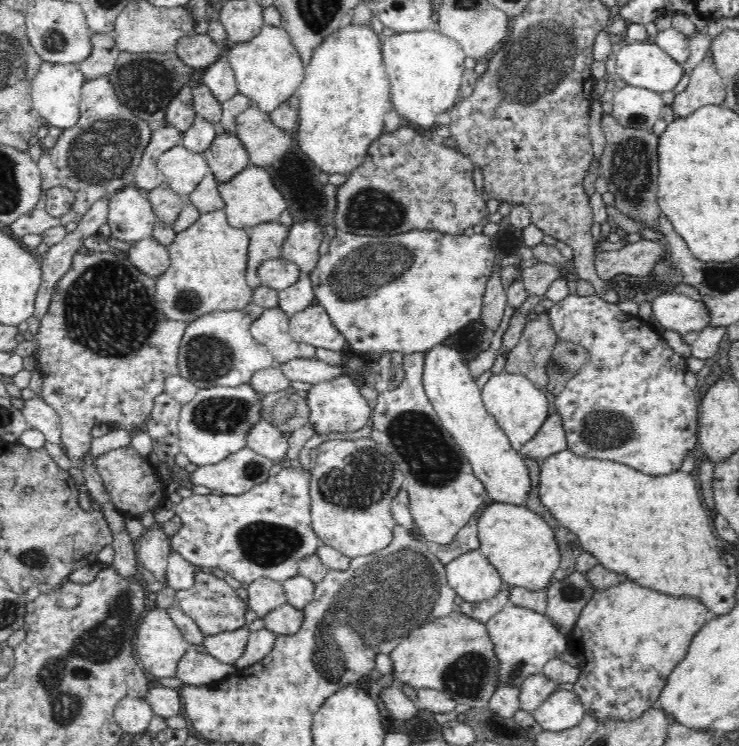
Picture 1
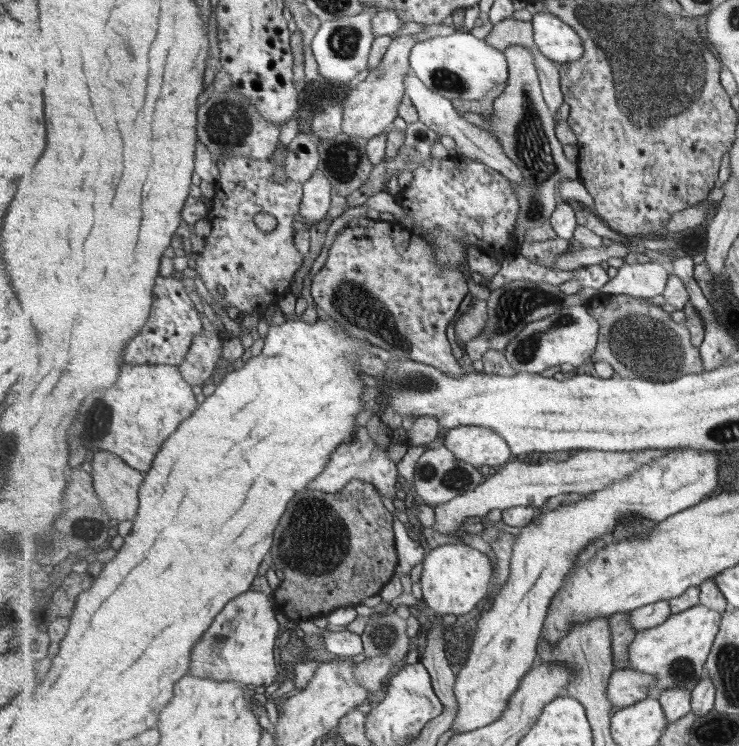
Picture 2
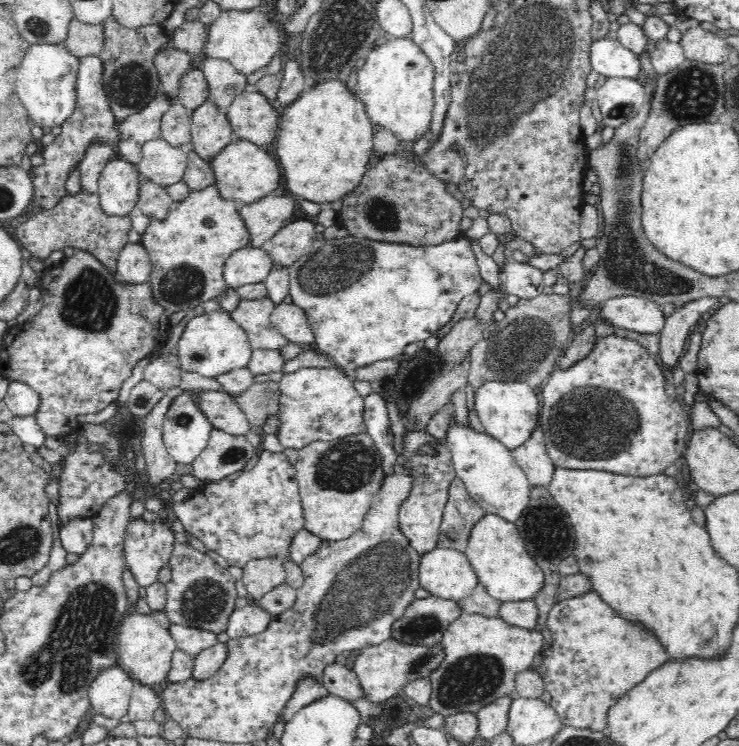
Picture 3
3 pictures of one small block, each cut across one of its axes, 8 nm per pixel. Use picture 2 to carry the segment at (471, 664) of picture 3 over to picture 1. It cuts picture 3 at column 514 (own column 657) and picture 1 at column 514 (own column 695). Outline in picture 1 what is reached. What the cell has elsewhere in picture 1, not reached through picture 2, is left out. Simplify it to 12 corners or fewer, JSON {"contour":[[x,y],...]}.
{"contour":[[508,605],[484,622],[496,690],[568,649],[547,615]]}

